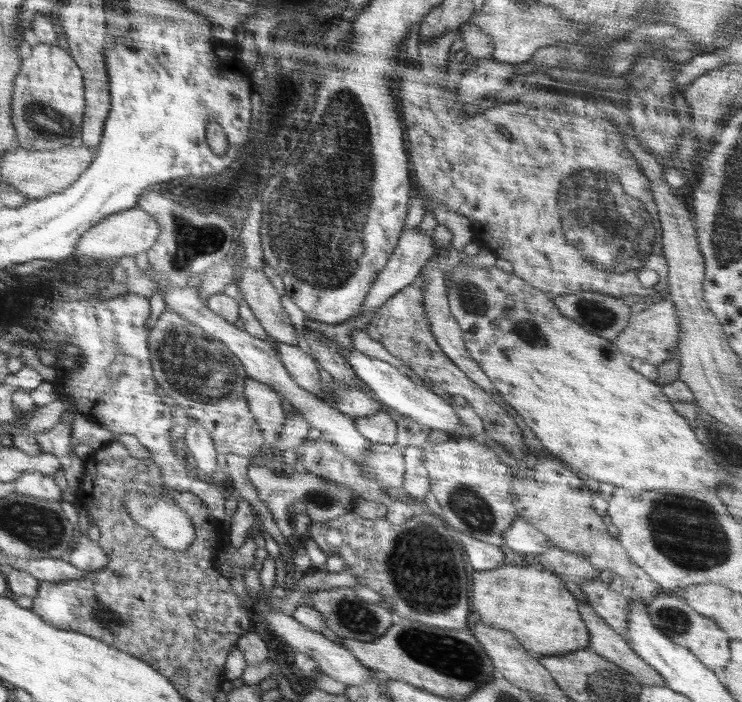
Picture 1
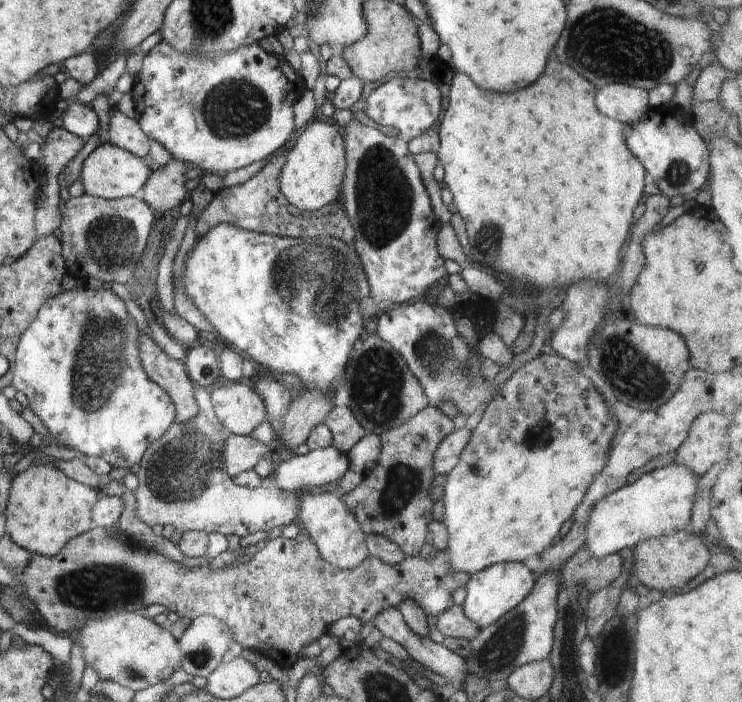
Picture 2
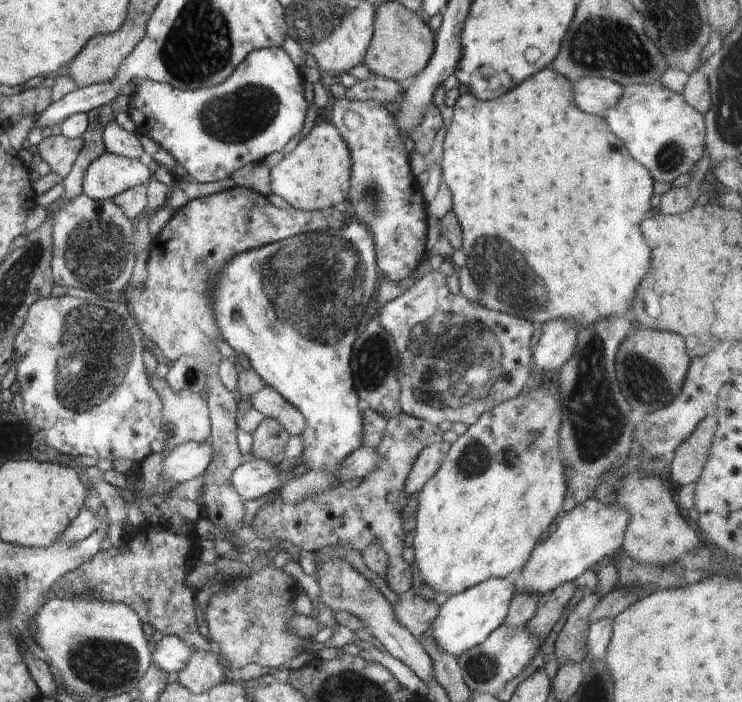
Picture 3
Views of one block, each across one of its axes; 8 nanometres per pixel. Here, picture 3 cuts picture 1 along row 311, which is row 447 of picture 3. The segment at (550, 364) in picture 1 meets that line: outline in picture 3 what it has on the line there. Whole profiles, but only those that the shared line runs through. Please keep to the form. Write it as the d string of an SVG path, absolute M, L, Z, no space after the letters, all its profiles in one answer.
M550 376L540 377L539 386L530 390L528 393L518 394L506 402L502 402L490 410L482 414L478 420L469 426L469 428L461 434L458 439L450 445L450 450L442 462L442 466L438 468L438 472L424 484L424 488L418 493L418 512L416 516L416 526L414 528L414 538L412 538L412 548L414 548L414 556L416 566L427 585L431 586L435 591L443 591L444 594L458 594L488 580L490 578L504 578L514 570L520 570L528 562L534 546L553 528L557 519L558 512L562 509L564 497L569 495L568 491L568 474L566 468L560 460L560 394L558 394L558 386L553 383Z

